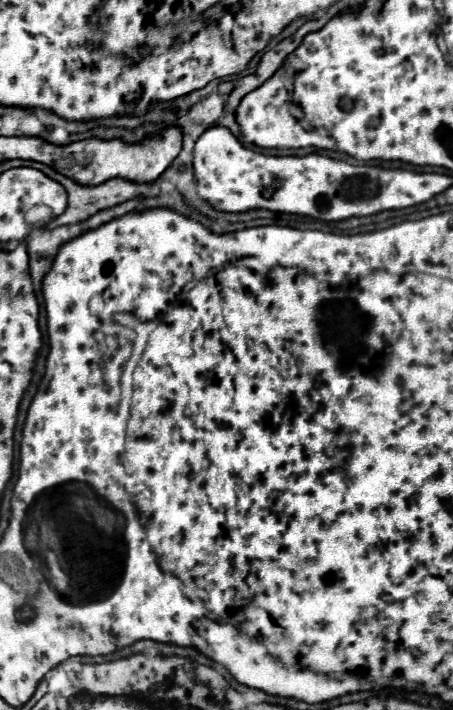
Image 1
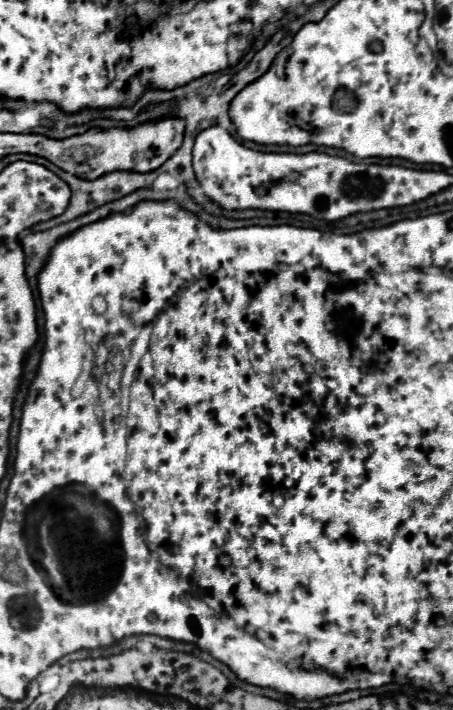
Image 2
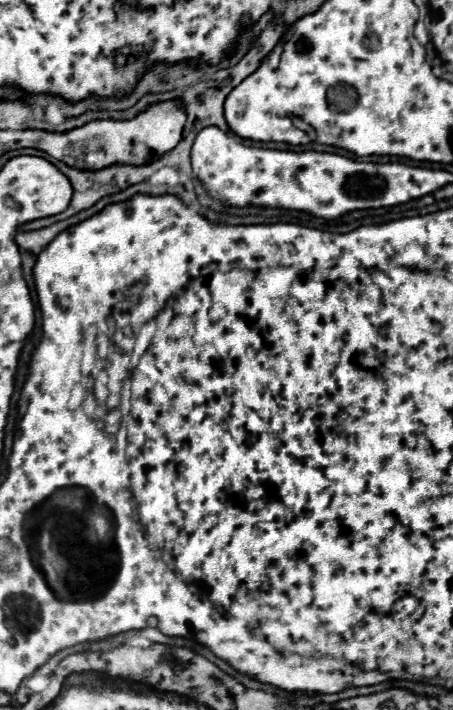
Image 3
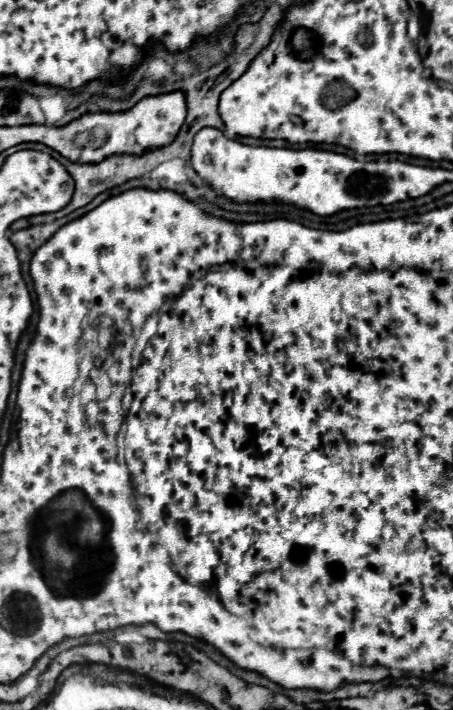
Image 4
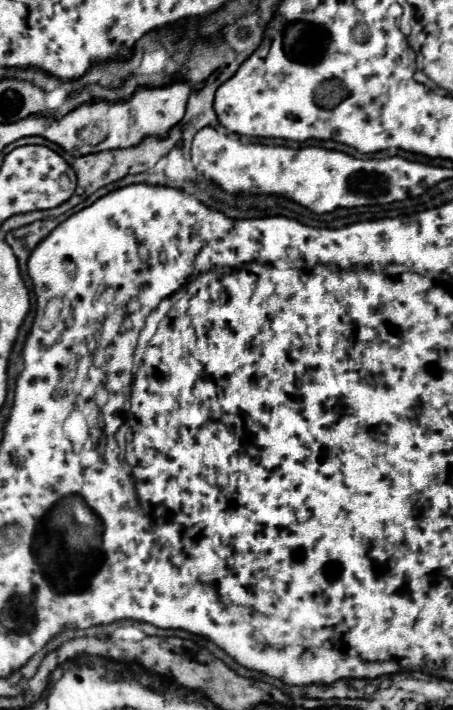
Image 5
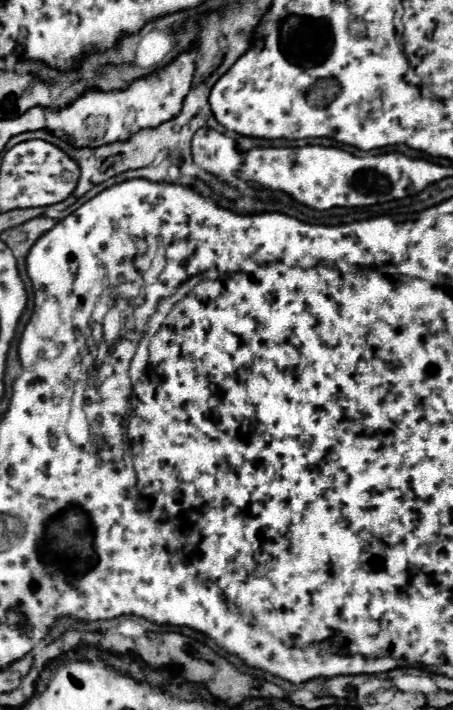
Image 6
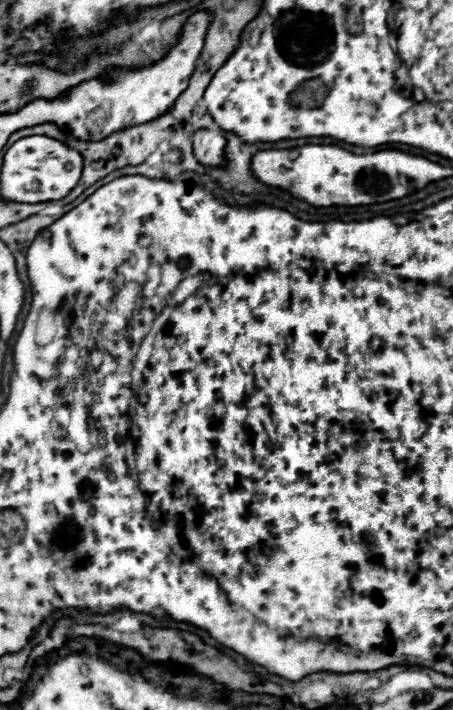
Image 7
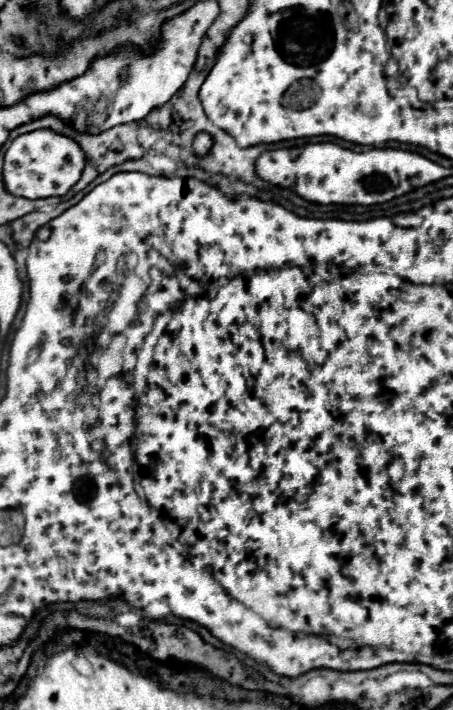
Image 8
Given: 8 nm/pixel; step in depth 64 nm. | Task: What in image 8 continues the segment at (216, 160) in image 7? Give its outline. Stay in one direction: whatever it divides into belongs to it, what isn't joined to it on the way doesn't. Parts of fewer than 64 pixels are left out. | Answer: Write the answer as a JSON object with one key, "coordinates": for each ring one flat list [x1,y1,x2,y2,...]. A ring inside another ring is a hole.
{"coordinates":[[198,132,196,138,194,138,194,144,192,144,194,154,202,158,202,156,206,156,210,152,210,148,212,148,212,136,206,134,206,132]]}

